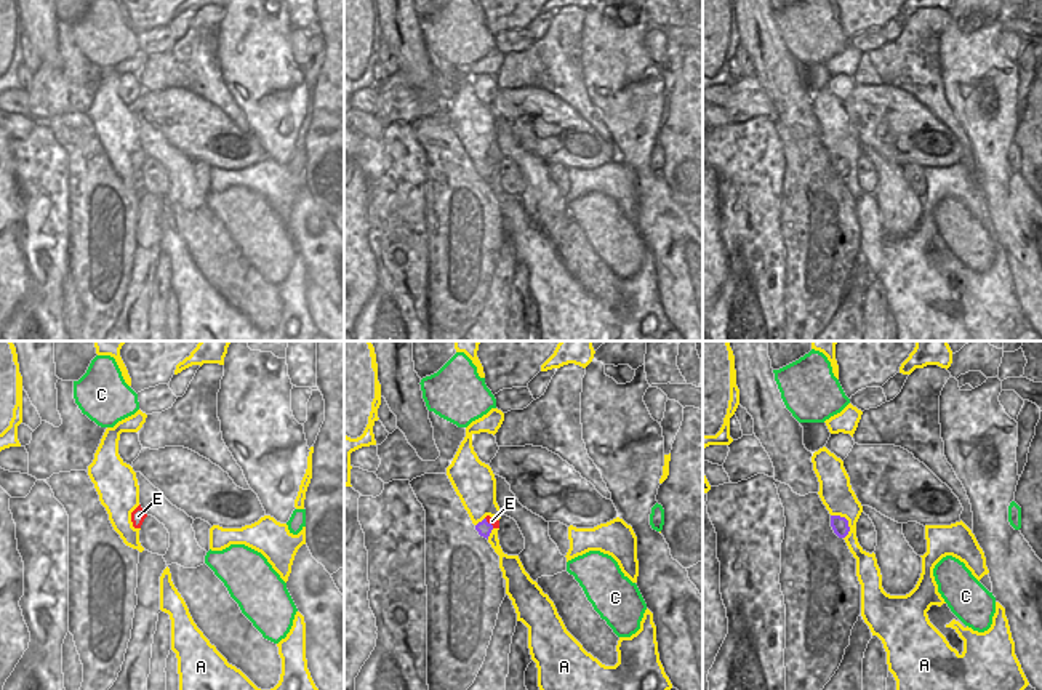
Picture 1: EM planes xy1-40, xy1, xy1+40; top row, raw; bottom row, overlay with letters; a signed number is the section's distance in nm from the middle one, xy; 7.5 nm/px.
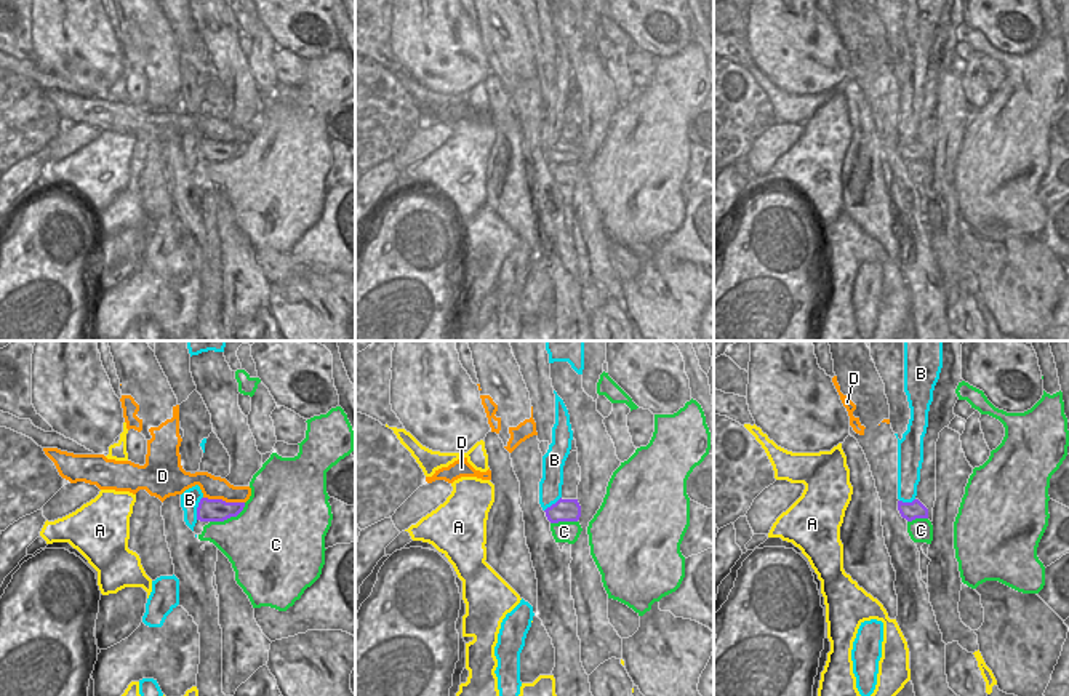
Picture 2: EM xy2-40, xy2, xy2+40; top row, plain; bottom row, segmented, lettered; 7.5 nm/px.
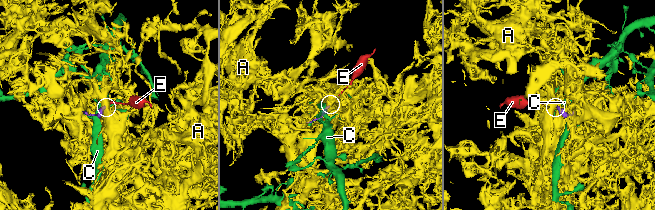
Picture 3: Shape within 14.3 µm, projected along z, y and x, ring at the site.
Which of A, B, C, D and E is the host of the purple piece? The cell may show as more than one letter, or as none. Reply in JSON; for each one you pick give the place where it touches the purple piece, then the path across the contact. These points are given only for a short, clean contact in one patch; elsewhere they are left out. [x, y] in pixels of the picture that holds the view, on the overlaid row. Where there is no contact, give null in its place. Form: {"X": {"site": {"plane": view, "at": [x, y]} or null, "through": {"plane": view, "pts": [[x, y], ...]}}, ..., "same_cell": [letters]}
{"E": {"site": {"plane": "xy1", "at": [487, 522]}, "through": {"plane": "xy1", "pts": [[484, 529], [487, 522], [492, 521]]}}, "same_cell": ["E"]}

